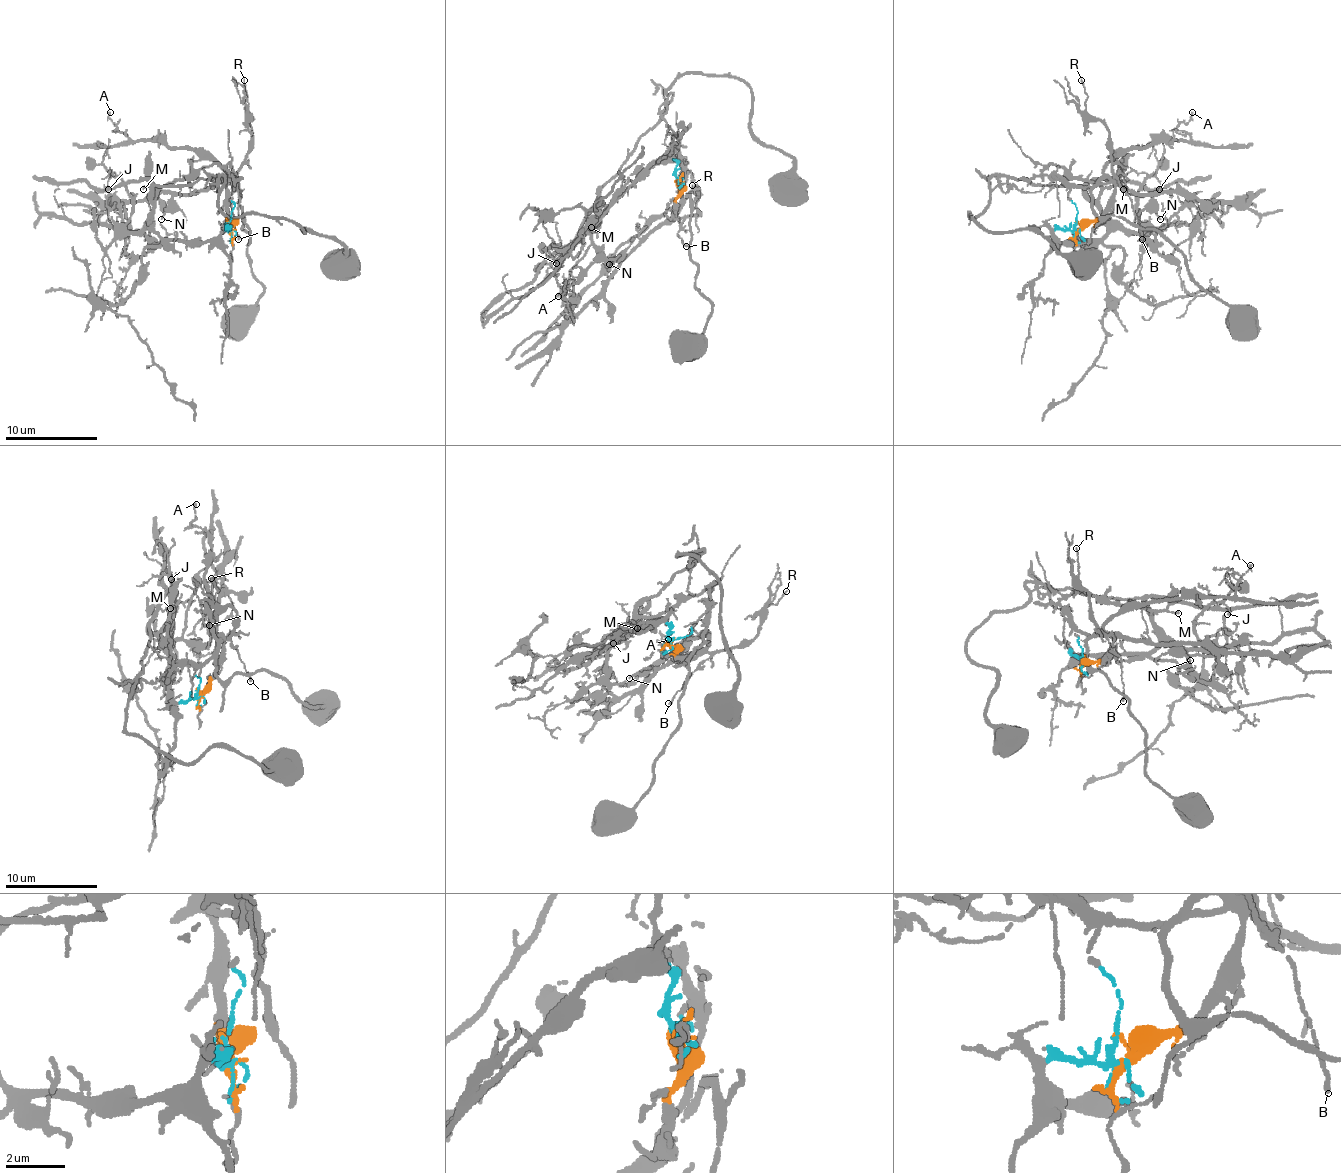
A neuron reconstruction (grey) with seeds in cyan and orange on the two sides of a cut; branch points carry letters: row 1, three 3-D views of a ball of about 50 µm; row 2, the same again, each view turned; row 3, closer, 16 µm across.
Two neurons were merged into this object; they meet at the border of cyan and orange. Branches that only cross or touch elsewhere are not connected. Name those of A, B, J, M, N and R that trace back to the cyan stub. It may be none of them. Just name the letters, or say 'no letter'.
J, M

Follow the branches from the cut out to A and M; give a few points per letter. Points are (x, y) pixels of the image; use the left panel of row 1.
A: (227, 222), (229, 226), (229, 176), (223, 169), (186, 148), (131, 141), (108, 116), (110, 111)
M: (227, 222), (229, 228), (202, 242), (165, 240), (154, 228), (156, 192), (151, 185), (142, 189)

